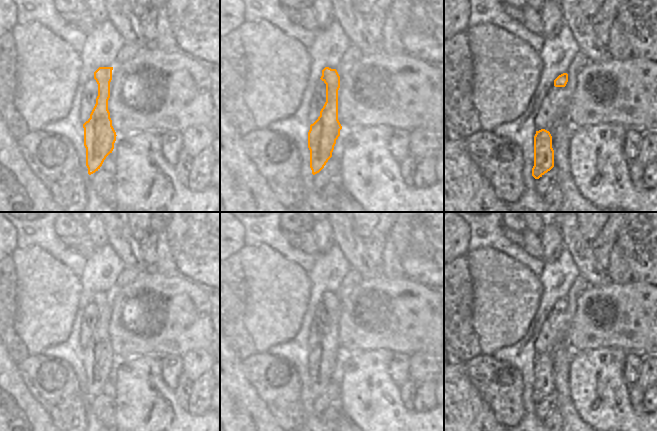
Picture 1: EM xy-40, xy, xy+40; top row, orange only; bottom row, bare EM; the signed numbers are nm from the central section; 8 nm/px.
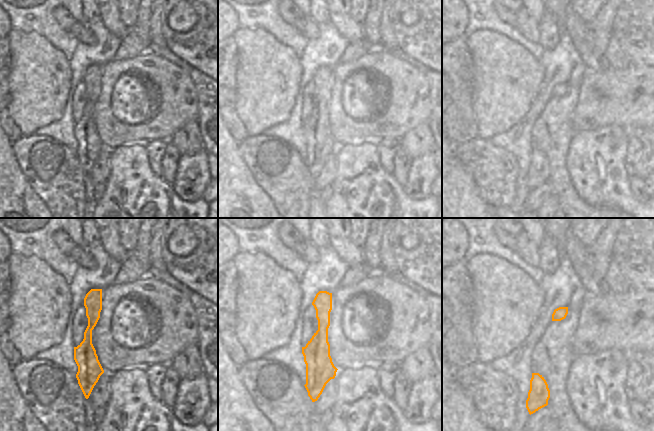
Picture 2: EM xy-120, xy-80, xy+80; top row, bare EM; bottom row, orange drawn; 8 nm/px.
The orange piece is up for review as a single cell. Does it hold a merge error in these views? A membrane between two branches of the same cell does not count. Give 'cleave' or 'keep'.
cleave

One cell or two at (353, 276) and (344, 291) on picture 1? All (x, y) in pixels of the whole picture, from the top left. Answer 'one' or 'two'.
one

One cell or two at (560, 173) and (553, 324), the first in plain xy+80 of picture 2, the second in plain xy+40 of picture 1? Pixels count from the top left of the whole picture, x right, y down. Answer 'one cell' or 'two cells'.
one cell

